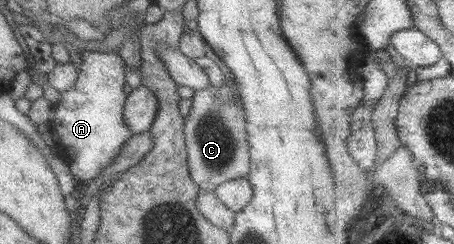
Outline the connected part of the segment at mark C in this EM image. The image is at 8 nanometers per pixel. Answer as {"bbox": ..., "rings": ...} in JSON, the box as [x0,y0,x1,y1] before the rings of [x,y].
{"bbox":[183,81,250,192],"rings":[[[222,81],[216,89],[211,84],[204,89],[194,90],[190,97],[190,113],[183,118],[183,135],[187,168],[191,180],[200,191],[212,192],[220,184],[240,177],[248,177],[250,155],[246,142],[244,109],[240,102],[238,83]]]}

